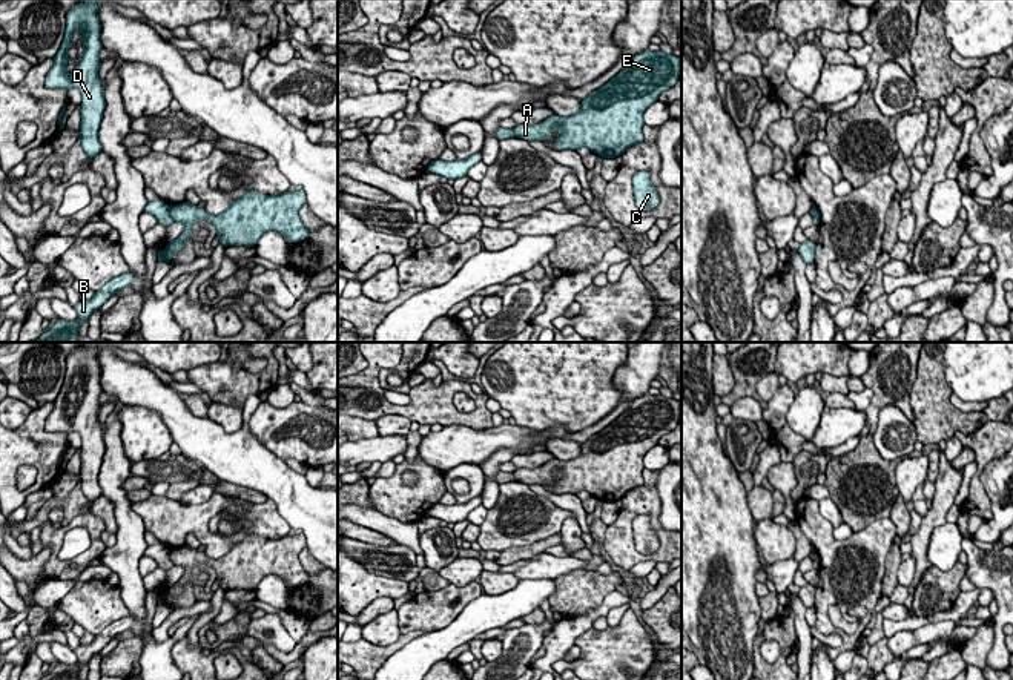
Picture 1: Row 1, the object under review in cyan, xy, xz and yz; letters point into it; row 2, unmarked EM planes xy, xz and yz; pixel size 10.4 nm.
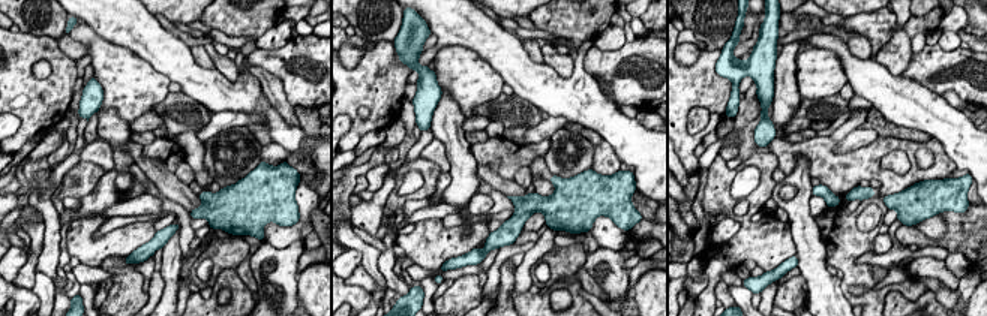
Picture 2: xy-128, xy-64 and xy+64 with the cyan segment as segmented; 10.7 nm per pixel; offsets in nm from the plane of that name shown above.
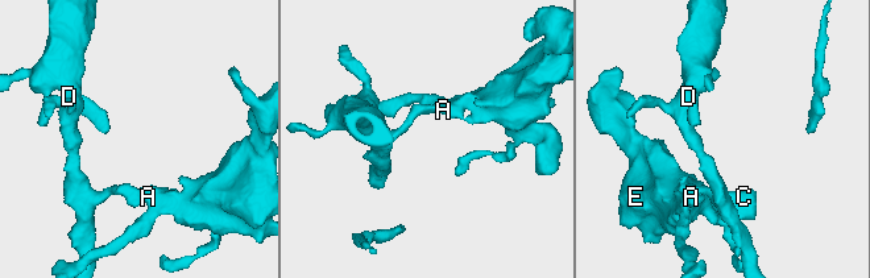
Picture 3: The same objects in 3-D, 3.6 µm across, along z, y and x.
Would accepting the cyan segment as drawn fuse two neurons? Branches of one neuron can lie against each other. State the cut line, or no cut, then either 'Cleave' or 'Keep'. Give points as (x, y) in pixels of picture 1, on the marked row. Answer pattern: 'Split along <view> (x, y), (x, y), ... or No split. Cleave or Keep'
Split along xy (169, 206), (169, 215), (174, 220). Cleave

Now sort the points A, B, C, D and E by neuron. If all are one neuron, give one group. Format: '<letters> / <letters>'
A B C E / D

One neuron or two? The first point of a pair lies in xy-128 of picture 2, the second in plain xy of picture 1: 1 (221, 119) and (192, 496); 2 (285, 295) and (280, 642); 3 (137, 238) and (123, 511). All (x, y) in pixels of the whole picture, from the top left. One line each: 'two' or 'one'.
1: one
2: one
3: two

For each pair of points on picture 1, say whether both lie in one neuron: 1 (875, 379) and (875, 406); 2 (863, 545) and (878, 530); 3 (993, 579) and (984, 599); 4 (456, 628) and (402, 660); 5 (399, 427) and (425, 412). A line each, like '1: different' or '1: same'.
1: same
2: same
3: different
4: same
5: different

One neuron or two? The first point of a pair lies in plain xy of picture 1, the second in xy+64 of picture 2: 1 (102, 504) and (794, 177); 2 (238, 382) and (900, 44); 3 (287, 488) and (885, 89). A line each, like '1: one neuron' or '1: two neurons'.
1: two neurons
2: two neurons
3: one neuron

